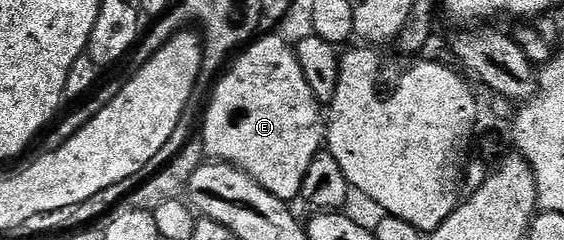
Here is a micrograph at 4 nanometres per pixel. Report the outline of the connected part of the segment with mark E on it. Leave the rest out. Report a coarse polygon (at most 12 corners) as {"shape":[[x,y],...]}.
{"shape":[[252,40],[216,80],[201,149],[291,203],[325,113],[294,48]]}

